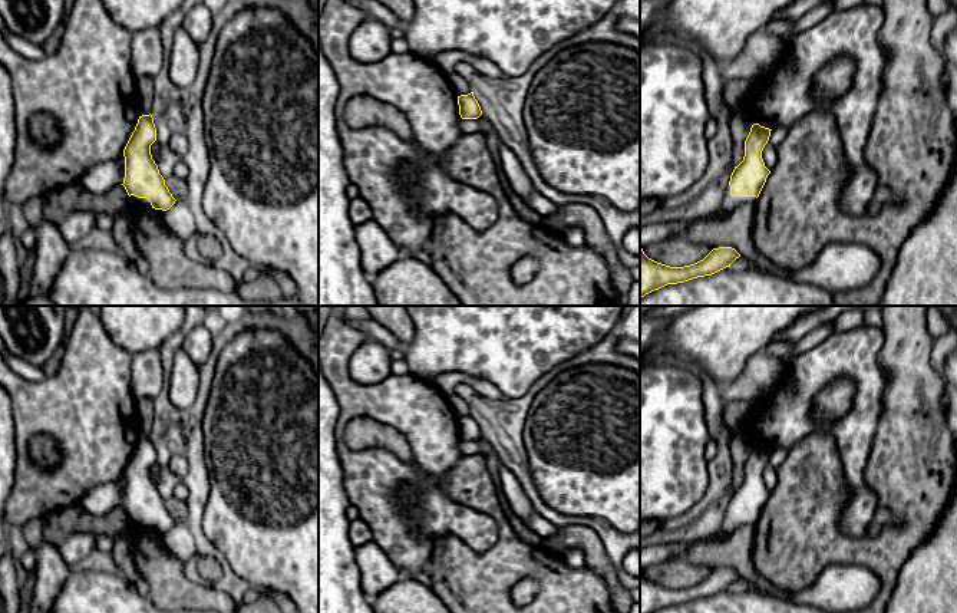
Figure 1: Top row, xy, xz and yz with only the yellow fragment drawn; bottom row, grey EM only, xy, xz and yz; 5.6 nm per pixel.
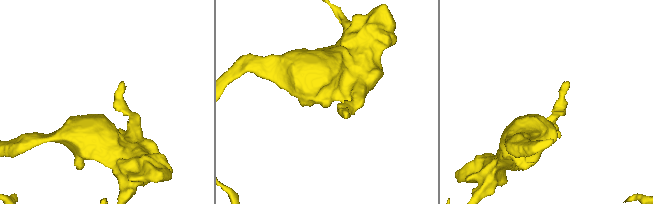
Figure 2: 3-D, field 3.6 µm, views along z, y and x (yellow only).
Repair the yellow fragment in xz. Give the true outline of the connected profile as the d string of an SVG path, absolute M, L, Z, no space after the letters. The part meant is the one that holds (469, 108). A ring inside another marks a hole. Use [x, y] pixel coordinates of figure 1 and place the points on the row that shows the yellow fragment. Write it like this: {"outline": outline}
{"outline": "M473 92L458 96L459 115L462 119L478 119L482 115L481 106Z"}

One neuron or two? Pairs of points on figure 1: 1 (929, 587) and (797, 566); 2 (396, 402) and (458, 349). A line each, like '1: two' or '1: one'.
1: two
2: two

